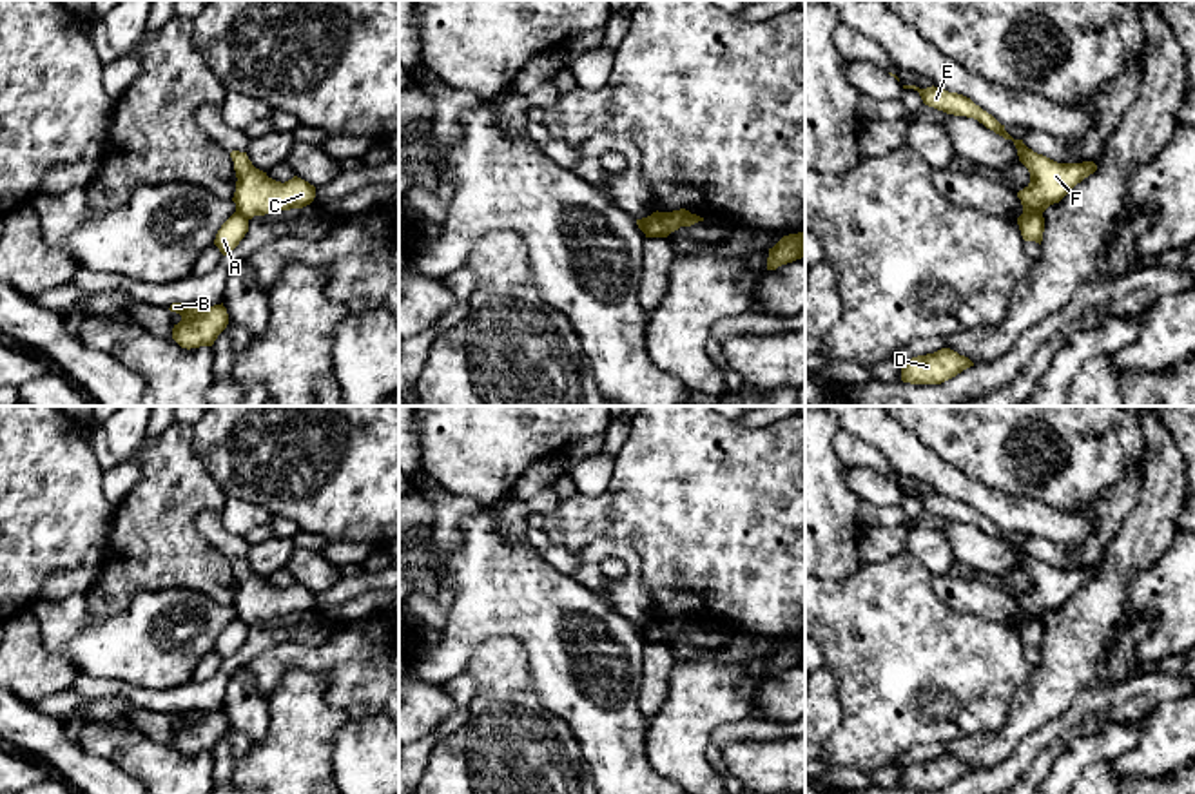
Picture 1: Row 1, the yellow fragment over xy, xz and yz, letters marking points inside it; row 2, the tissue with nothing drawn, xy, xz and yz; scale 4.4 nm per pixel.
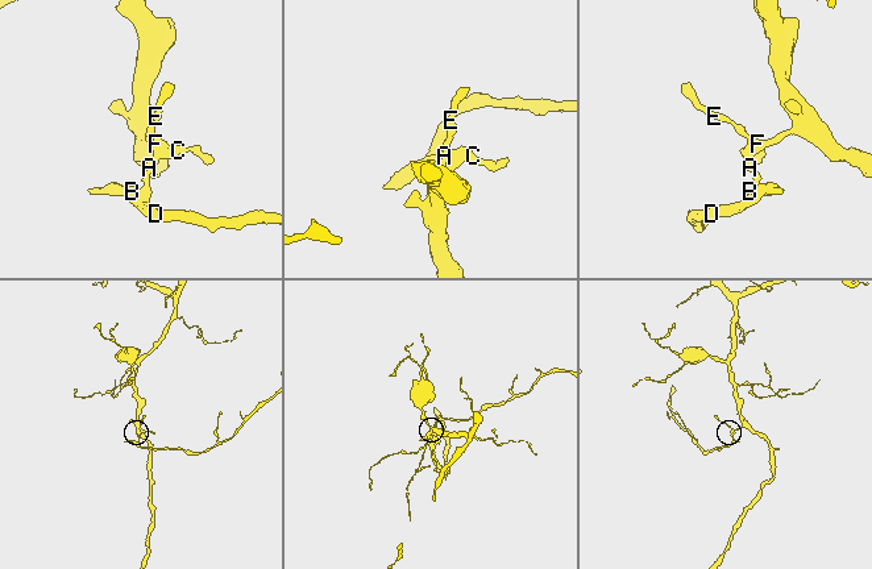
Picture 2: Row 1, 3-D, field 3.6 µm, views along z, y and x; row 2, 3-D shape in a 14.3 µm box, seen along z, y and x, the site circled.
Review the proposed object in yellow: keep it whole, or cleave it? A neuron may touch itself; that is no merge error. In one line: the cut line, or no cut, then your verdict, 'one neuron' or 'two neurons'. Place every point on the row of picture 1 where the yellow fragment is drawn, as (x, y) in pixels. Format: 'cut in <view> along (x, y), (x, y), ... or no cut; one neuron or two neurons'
cut in yz along (1023, 213), (1041, 214); two neurons

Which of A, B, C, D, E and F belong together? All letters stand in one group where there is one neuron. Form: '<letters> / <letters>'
A B D / C E F

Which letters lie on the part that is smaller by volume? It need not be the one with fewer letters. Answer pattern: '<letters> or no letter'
A, B, D

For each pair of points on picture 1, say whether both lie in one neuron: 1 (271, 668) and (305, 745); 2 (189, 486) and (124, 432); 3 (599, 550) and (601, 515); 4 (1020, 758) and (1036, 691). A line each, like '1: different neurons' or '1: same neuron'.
1: different neurons
2: different neurons
3: different neurons
4: different neurons

